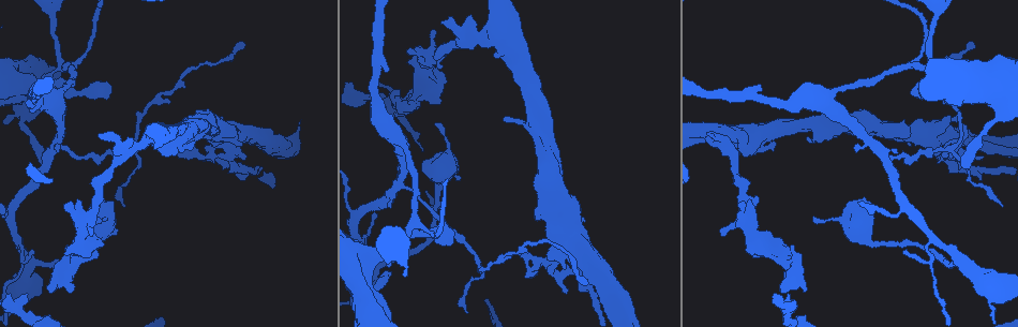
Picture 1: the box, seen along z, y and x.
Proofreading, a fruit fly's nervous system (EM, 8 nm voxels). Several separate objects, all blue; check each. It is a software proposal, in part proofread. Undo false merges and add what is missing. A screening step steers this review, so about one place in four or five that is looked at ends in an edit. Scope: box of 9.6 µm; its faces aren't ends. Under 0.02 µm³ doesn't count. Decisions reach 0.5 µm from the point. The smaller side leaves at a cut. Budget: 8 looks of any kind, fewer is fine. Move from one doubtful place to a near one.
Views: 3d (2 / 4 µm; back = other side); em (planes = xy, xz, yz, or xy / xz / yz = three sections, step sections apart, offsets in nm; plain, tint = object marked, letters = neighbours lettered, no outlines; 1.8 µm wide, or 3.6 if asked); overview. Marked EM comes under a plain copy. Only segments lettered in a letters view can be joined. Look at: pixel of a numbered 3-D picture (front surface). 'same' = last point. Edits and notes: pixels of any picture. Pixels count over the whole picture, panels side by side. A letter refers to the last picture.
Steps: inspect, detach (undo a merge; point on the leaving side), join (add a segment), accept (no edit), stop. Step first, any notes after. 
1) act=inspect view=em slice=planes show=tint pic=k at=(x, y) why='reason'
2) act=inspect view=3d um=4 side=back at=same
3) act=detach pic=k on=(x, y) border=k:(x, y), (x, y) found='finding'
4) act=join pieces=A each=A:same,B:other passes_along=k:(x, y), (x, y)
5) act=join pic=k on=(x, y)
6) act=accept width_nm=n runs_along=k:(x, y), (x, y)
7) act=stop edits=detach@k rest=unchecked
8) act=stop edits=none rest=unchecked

act=inspect view=3d um=4 pic=1 at=(999, 88) why='calibre changes'

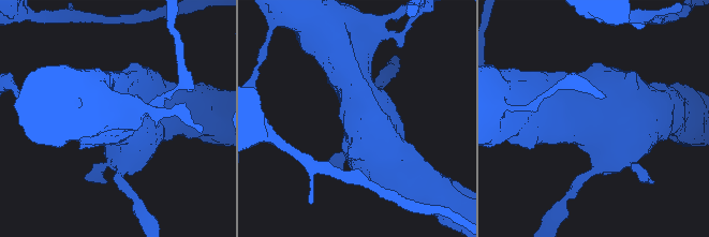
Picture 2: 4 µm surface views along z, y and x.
act=inspect view=em slice=planes show=letters pic=2 at=(595, 119) why='need the tissue'

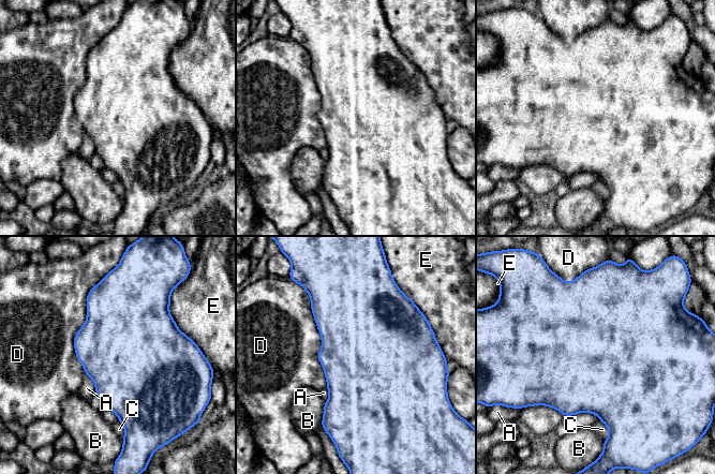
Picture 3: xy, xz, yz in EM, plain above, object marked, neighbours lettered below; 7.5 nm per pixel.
act=accept width_nm=750 each=A:other,B:other,C:other,D:other,E:other border=3:(86, 373), (93, 382), (95, 391) found='one neuron here'

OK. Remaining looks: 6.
act=inspect view=em slice=xy step=4 show=tint pic=1 at=(876, 145) why='branch point'

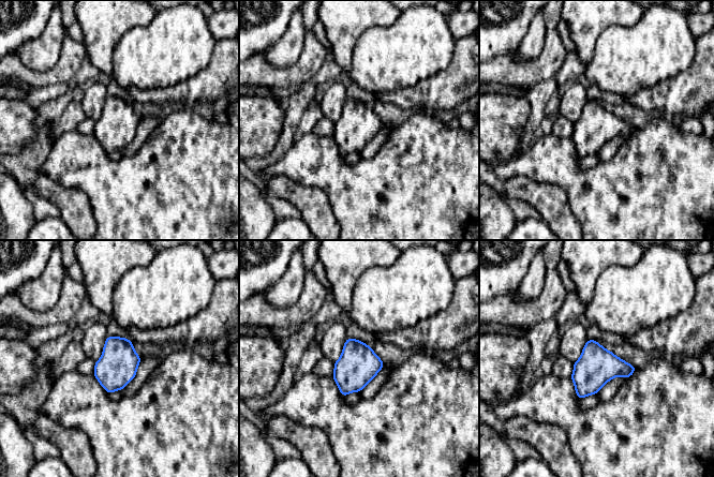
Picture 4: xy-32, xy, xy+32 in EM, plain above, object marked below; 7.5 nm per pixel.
act=inspect view=em slice=yz step=8 show=letters at=same

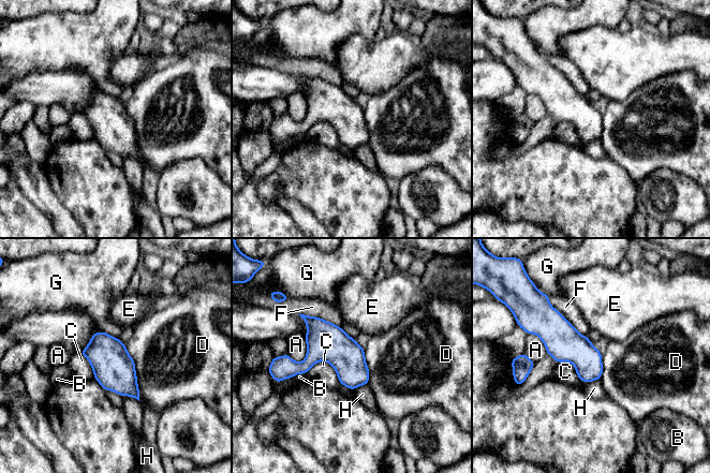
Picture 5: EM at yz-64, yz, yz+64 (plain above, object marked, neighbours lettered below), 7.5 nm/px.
act=accept width_nm=220 each=A:other,B:other,C:other,D:other,E:other,F:other,G:other,H:other border=5:(124, 345), (133, 360), (139, 400) found='one neuron here'

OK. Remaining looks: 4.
act=inspect view=3d um=2 pic=1 at=(471, 18) why='free end'

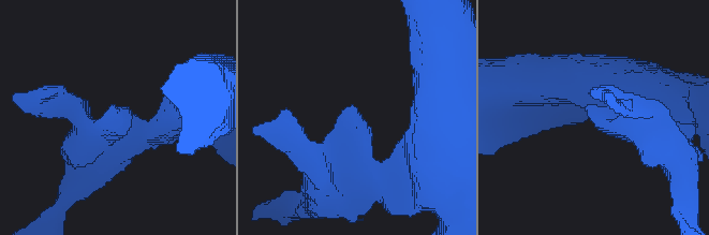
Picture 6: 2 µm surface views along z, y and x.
act=inspect view=em slice=yz step=16 show=tint pic=6 at=(588, 107) why='shape alone is not enough'

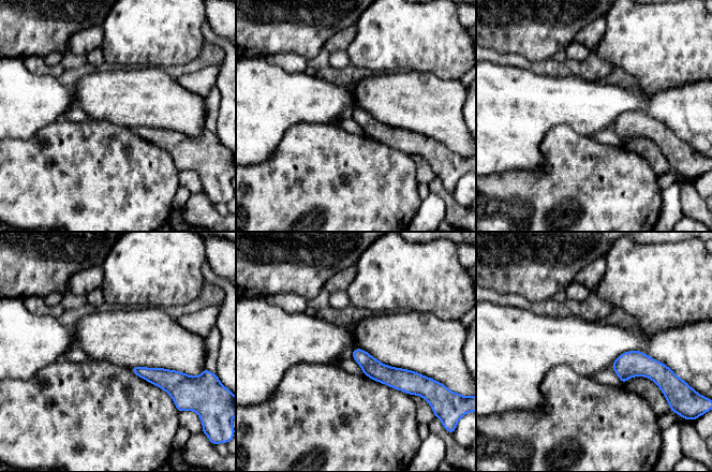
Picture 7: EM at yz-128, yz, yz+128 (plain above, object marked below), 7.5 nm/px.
act=inspect view=em slice=planes show=letters at=same why='another direction'

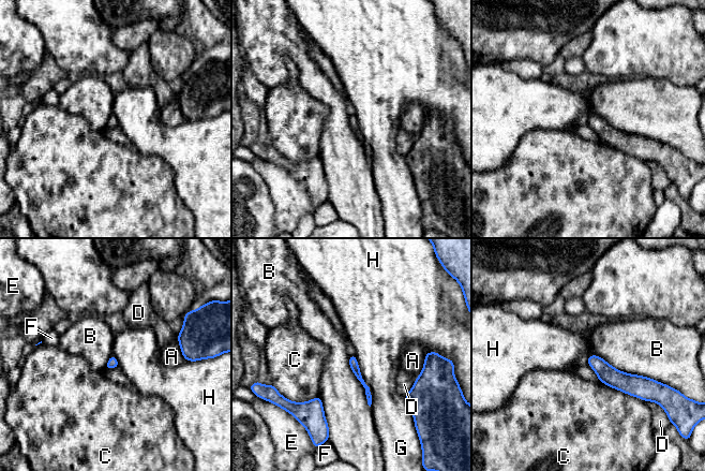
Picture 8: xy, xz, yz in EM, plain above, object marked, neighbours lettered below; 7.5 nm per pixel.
act=accept longest_contact=B:600nm each=A:other,B:other,C:other,D:other,E:other,F:other,G:other,H:other runs_along=8:(590, 358), (609, 376), (646, 392) found='no lettered segment goes on from it'

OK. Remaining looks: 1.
act=stop edits=none rest=unchecked

